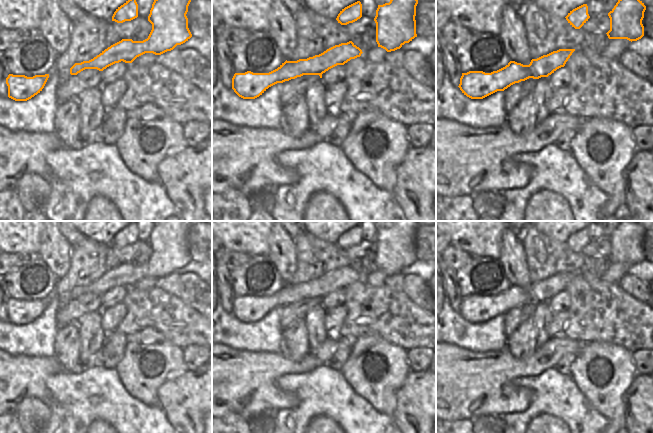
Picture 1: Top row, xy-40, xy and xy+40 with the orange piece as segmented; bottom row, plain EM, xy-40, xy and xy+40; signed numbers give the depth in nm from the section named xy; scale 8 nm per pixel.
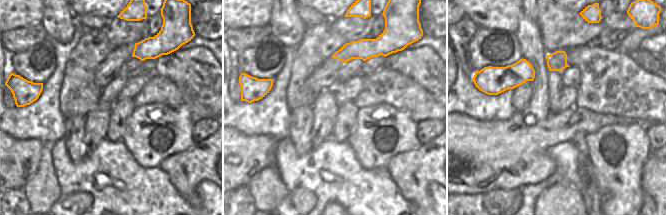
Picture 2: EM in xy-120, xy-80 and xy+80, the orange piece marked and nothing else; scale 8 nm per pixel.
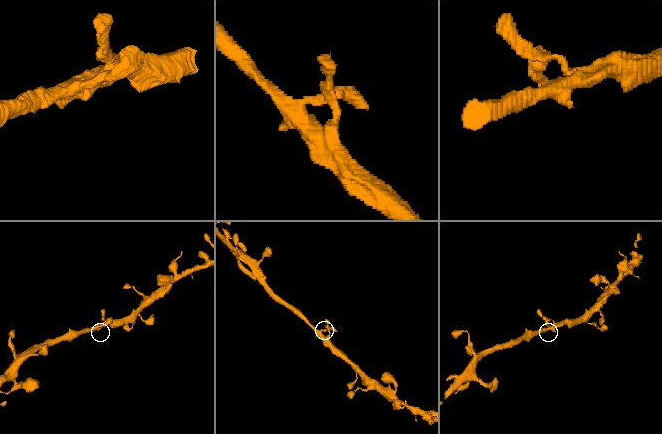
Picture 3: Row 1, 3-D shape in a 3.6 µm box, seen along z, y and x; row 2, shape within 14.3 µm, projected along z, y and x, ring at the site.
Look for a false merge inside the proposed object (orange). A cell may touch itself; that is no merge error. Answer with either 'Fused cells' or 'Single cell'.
Single cell.

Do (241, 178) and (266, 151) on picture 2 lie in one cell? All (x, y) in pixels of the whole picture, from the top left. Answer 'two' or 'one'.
one

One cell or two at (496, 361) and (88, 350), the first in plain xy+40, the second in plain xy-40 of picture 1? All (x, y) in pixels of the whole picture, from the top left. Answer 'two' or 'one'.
two

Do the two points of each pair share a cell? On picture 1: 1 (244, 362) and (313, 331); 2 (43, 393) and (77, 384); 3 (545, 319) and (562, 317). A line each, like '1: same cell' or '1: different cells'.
1: different cells
2: different cells
3: different cells

